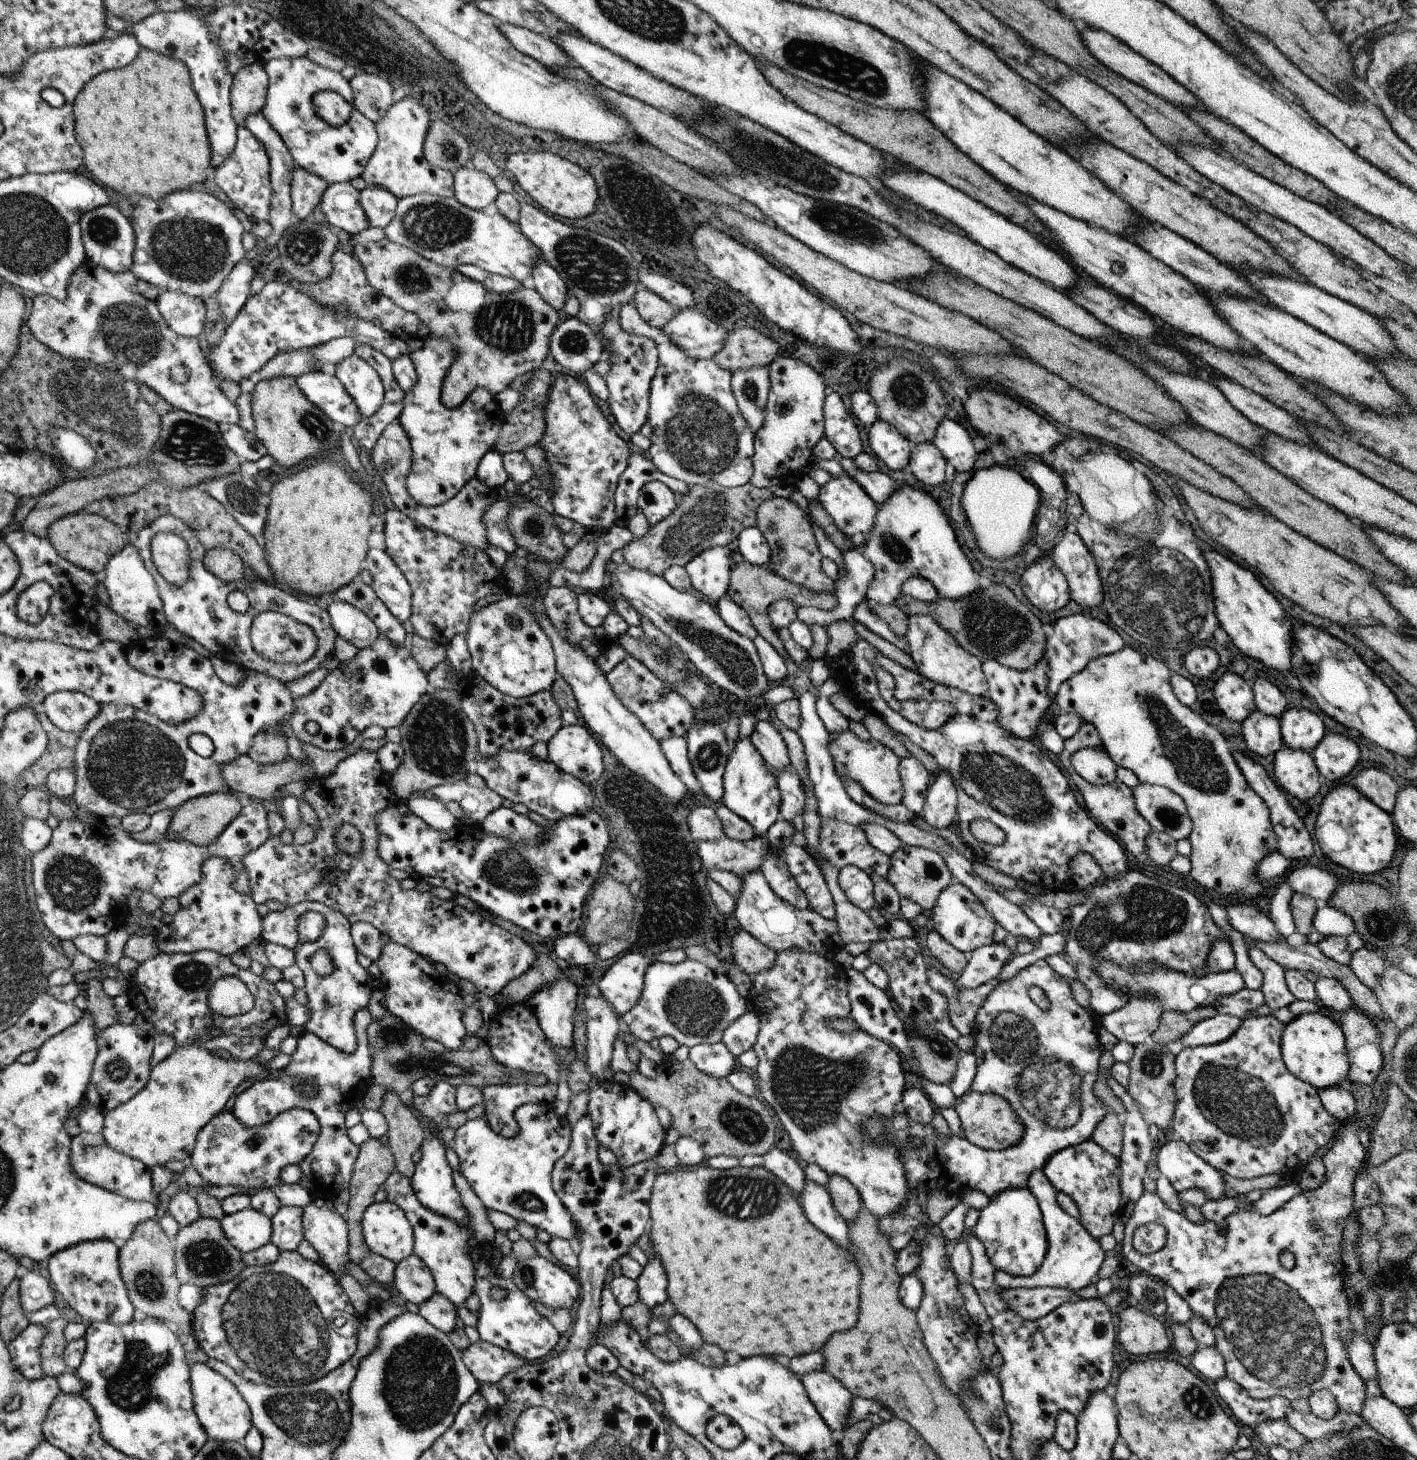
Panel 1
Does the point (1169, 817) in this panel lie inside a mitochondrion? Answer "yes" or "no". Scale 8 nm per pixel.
yes

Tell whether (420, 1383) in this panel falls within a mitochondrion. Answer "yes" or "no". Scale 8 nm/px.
yes

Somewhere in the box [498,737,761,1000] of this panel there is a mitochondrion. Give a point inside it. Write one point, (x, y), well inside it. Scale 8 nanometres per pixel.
(676, 909)

